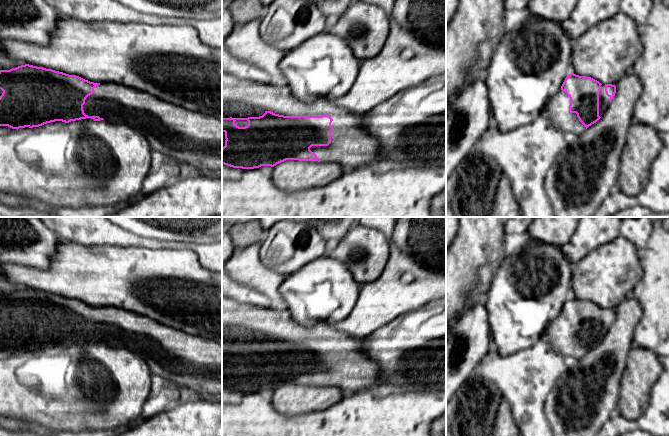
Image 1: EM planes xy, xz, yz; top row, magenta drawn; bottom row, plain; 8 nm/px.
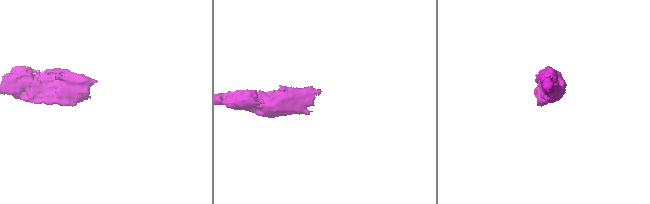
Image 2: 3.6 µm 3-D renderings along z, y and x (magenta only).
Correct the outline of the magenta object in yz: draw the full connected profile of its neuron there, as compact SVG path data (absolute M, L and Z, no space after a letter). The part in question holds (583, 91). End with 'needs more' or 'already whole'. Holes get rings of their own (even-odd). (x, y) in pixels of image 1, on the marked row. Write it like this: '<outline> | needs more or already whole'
M571 73L565 78L561 90L546 103L544 114L549 117L556 129L568 137L576 138L604 115L615 93L615 85L601 84L591 77Z | needs more

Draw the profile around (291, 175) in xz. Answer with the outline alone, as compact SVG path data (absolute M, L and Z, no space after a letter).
M286 160L272 169L273 184L288 192L323 187L342 175L342 164L327 161Z

